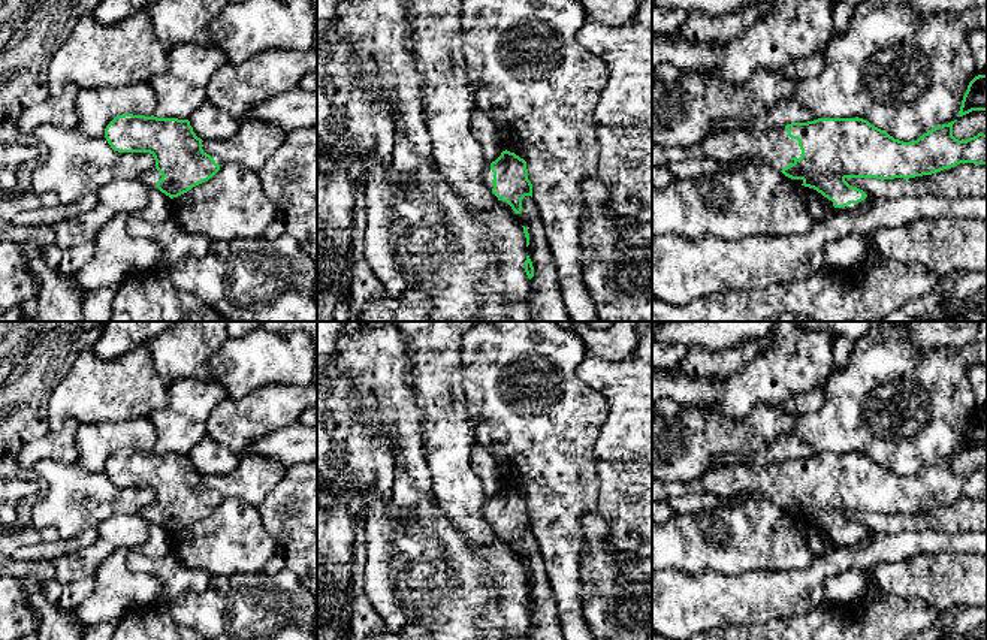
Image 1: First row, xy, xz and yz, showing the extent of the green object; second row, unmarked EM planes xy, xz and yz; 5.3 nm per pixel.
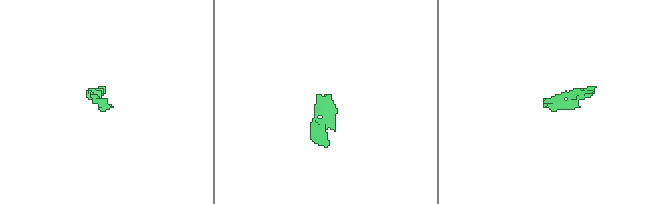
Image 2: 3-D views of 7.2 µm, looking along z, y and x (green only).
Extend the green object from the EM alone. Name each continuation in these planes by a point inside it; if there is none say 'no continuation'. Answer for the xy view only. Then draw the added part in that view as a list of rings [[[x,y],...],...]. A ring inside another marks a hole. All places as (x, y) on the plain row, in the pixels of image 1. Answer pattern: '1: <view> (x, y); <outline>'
1: xy (153, 510); [[[153,502],[144,507],[138,514],[144,517],[148,523],[157,523],[156,517],[162,514],[162,511],[163,510],[156,502]]]

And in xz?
1: xz (488, 509); [[[489,496],[485,498],[483,511],[485,511],[489,523],[492,525],[492,523],[494,523],[494,517],[492,517],[492,514],[494,514],[494,507],[492,507],[492,504],[491,504],[491,498],[489,498]]]

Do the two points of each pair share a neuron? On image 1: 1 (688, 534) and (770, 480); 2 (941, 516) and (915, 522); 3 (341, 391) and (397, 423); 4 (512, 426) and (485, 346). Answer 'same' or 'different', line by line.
1: different
2: same
3: different
4: same

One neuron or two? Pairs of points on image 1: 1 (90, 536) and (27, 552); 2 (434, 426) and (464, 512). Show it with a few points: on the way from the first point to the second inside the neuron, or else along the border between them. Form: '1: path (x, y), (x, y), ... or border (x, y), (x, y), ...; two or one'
1: path (75, 543), (51, 552), (42, 552); one
2: path (447, 447), (453, 485), (459, 491); one

